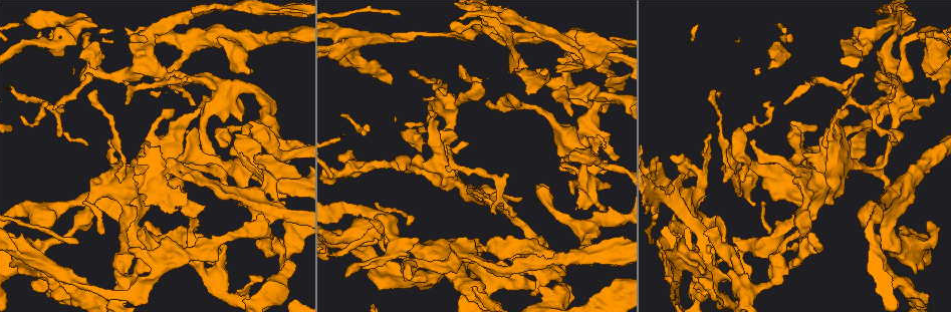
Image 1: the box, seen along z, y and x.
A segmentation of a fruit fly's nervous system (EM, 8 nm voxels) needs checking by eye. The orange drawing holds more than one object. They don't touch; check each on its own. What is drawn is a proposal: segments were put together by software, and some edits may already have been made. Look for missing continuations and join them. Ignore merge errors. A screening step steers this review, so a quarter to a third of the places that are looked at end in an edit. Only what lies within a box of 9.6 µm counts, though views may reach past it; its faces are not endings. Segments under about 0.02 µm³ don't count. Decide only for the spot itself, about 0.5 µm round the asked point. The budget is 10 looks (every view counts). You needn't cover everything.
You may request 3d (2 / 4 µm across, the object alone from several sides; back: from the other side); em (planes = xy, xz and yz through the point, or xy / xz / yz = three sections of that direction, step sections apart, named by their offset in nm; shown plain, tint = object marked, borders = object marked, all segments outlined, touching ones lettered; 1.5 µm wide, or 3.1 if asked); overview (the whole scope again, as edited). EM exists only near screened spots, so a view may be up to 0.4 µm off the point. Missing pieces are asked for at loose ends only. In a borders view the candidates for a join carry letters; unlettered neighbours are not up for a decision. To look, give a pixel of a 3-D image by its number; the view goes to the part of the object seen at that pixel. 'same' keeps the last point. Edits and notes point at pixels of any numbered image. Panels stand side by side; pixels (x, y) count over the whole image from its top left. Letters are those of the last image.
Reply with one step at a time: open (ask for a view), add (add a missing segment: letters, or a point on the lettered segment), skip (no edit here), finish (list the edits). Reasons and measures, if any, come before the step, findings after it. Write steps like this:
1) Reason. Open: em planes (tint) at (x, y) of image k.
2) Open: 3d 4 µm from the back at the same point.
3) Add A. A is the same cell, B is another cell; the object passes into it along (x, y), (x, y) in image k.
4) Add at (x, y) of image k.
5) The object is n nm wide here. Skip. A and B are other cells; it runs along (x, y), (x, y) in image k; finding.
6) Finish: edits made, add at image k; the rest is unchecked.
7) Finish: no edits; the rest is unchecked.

Free end. Open: 3d 4 µm at (471, 263) of image 1.

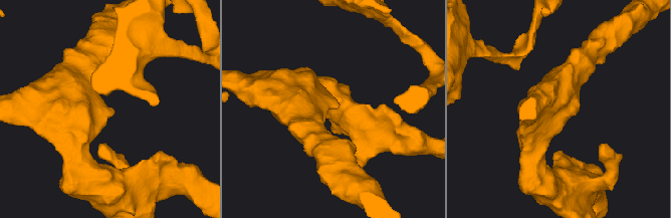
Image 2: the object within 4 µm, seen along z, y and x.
Need the tissue. Open: em planes (borders) at (109, 107) of image 2.

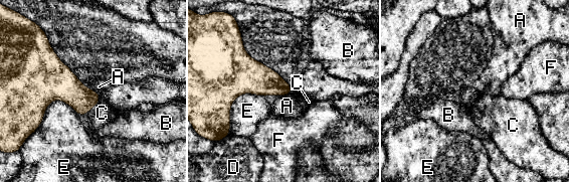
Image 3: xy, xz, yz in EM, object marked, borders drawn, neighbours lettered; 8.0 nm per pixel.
The longest contact is with E, 420 nm. Skip. A, B, C, D, E and F are other cells; a border runs along (293, 88), (290, 93), (278, 96) in image 3; none of them fits.

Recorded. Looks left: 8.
An open end. Open: em xz step 8 (borders) at (574, 209) of image 1.

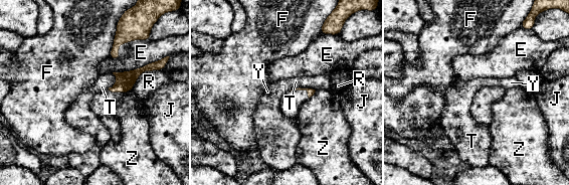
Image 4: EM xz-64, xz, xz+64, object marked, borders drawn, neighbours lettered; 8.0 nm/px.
Skip. E, F, J, R, T, Y and Z are other cells; a border runs along (296, 87), (312, 87), (315, 89) in image 4; none of them fits.

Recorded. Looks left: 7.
Thick end. Open: 3d 4 µm at (249, 73) of image 1.

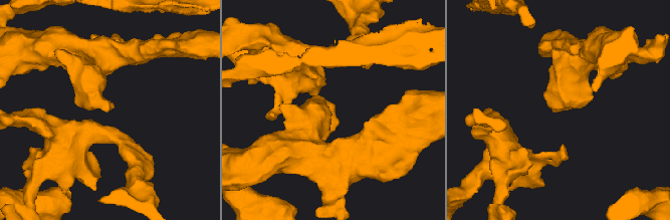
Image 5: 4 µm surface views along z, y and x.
Open: em planes (borders) at (333, 105) of image 5.

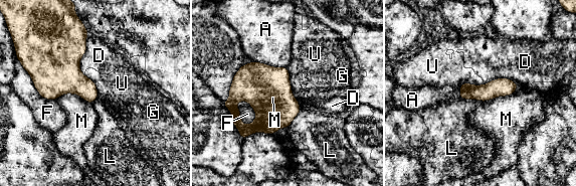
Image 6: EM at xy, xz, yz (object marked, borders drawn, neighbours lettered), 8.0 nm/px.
Skip. A, D, F, G, L, M and U are other cells; a border runs along (480, 84), (462, 82), (458, 98) in image 6; none of them fits.

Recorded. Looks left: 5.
Branch stops here. Open: 3d 2 µm at (926, 74) of image 1.

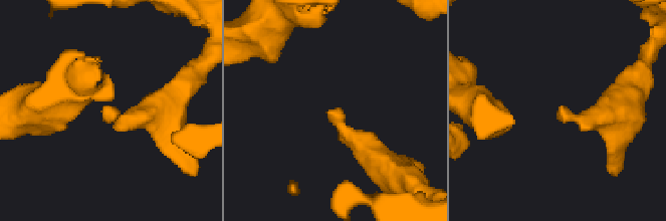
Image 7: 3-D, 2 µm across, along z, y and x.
Open: em planes (borders) at (329, 109) of image 7.

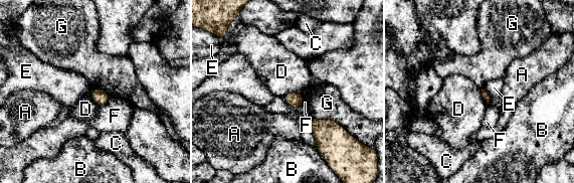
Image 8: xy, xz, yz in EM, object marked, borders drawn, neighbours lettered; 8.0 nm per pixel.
Skip. A, B, C, D, E, F and G are other cells; a border runs along (300, 92), (286, 93), (282, 97) in image 8; none of them fits.

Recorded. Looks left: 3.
Finish: no edits; the rest is unchecked.

